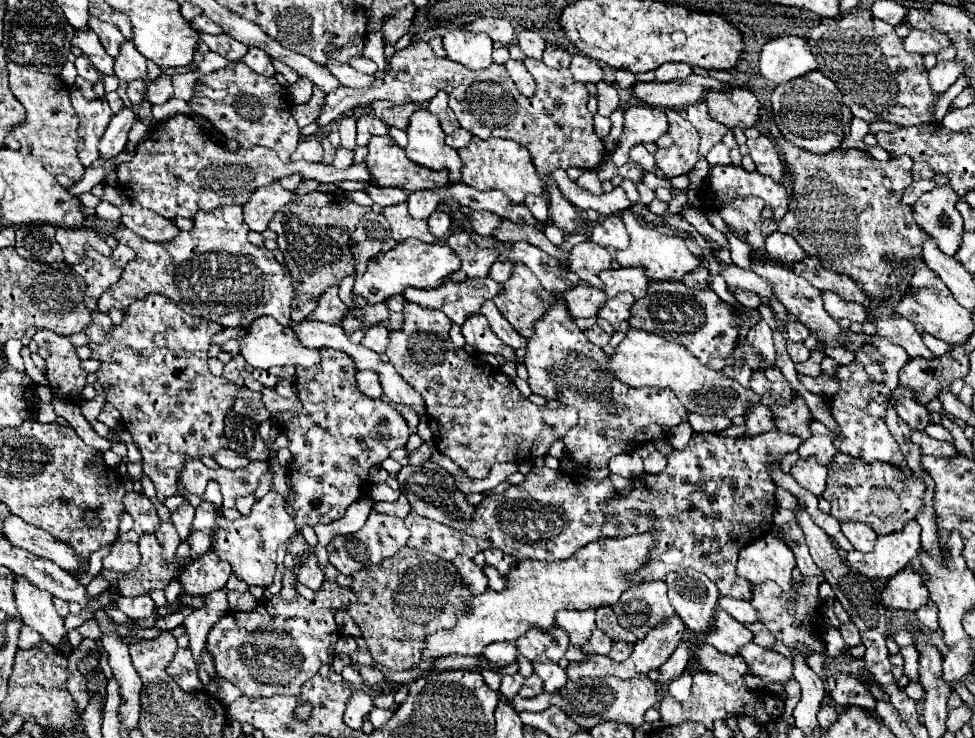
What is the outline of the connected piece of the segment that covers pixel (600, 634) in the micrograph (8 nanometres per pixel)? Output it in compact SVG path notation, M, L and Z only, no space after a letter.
M594 629L588 643L582 647L582 651L588 653L588 655L608 655L608 651L611 651L611 649L612 641L610 641L610 637L600 629Z

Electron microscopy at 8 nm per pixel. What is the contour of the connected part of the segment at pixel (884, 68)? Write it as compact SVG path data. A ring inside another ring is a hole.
M852 9L852 13L846 13L842 17L822 21L820 25L810 29L808 43L812 47L812 53L816 55L816 61L820 63L820 71L830 81L836 83L838 91L844 97L844 103L850 107L854 117L864 119L868 123L890 121L900 127L924 125L934 121L932 105L936 101L936 93L928 87L928 73L924 69L922 55L908 55L896 33L890 33L886 37L876 37L872 29L872 15L868 9Z

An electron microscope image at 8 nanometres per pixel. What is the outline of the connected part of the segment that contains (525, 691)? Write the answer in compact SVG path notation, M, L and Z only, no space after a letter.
M532 673L530 677L526 677L526 681L524 681L524 685L522 685L522 689L518 691L518 695L520 697L536 697L536 695L540 695L542 693L542 683L540 683L540 677L536 675L536 673Z

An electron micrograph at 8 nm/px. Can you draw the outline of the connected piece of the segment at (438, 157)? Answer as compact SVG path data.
M418 109L406 127L408 145L406 145L406 157L422 167L428 167L432 171L448 171L448 177L452 183L460 181L460 169L462 163L458 159L456 149L448 147L444 143L444 131L440 127L440 121L436 115L428 113L426 109Z

